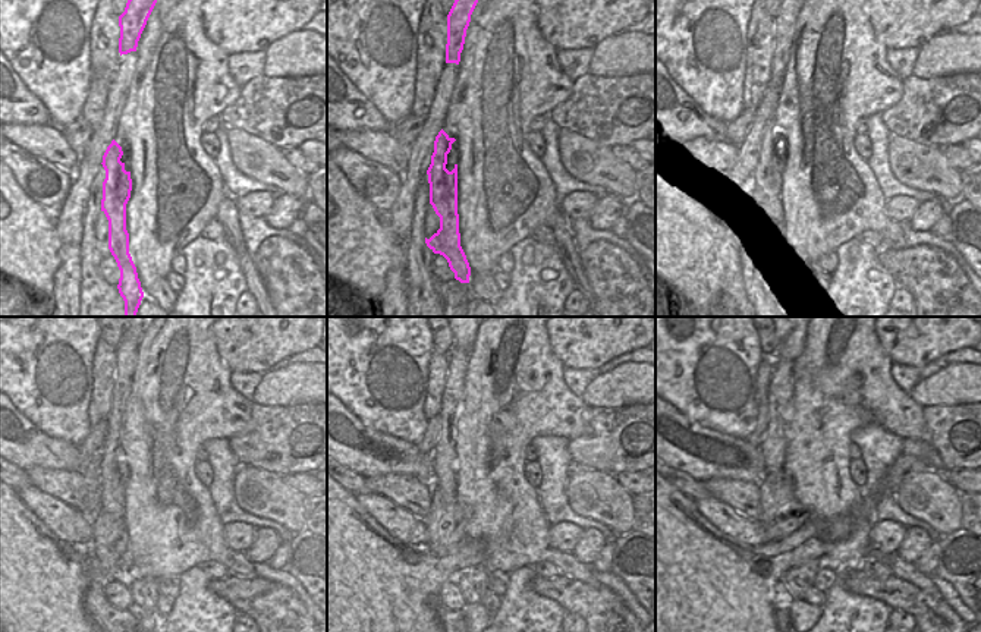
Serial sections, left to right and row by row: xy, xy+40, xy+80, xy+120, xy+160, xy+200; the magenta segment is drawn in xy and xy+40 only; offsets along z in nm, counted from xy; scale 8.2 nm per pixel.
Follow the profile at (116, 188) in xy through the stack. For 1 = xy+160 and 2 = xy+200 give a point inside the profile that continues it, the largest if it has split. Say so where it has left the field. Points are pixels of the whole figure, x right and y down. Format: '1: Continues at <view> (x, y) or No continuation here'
1: Continues at xy+160 (443, 461)
2: Continues at xy+200 (780, 390)

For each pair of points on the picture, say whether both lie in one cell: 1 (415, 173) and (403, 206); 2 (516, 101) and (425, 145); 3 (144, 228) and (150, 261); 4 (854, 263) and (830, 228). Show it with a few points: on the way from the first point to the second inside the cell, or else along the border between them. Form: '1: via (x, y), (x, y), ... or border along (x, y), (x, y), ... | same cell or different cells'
1: via (411, 181), (405, 198) | same cell
2: border along (450, 94), (446, 122), (442, 128) | different cells
3: via (150, 236), (150, 252) | same cell
4: border along (855, 236), (835, 250) | different cells

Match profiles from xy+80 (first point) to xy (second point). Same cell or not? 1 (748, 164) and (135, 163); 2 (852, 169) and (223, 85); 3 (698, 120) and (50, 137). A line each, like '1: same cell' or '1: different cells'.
1: different cells
2: same cell
3: different cells

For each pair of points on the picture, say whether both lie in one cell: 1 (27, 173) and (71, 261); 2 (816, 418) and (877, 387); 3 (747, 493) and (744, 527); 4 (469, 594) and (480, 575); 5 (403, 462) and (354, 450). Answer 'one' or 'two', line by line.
1: two
2: one
3: two
4: one
5: one

